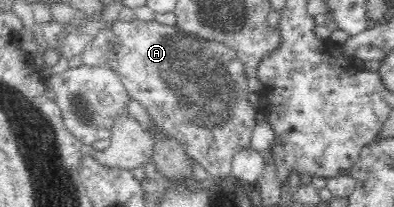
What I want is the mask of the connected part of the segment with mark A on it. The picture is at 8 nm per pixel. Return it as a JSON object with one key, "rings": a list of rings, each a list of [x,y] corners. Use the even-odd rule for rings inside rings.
{"rings":[[[138,18],[129,19],[129,21],[117,20],[113,24],[113,31],[100,31],[99,36],[93,36],[91,44],[87,44],[83,47],[80,56],[83,63],[87,67],[107,66],[113,68],[115,73],[119,75],[122,83],[125,86],[126,91],[131,99],[138,101],[151,118],[151,121],[155,121],[156,125],[160,128],[160,131],[164,133],[171,133],[177,140],[180,141],[181,146],[184,148],[185,154],[191,159],[199,163],[208,173],[208,177],[211,180],[221,179],[222,177],[231,175],[233,155],[245,147],[249,147],[252,139],[253,131],[256,127],[256,107],[248,99],[248,79],[247,72],[243,62],[239,60],[235,50],[232,50],[229,46],[219,44],[213,41],[207,41],[201,39],[195,35],[185,33],[181,28],[171,25],[163,25],[156,20],[143,21]],[[109,44],[117,44],[119,51],[117,55],[110,55],[106,49]]]}

